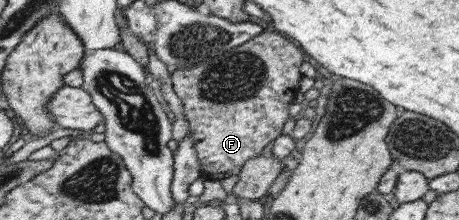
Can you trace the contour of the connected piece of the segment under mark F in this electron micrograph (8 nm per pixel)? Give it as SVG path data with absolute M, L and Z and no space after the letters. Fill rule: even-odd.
M262 31L247 42L232 48L218 57L188 69L176 69L169 74L172 89L182 103L184 117L191 132L191 143L200 163L204 178L220 181L238 175L241 166L257 156L263 146L280 135L280 129L288 119L288 108L296 94L300 64L307 57L289 38L276 31Z

